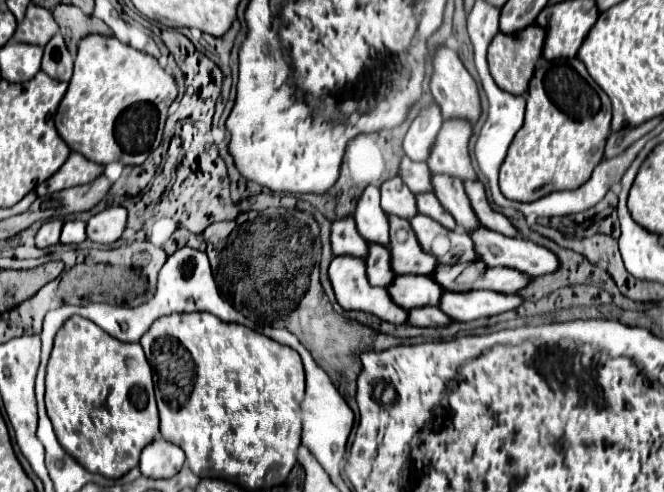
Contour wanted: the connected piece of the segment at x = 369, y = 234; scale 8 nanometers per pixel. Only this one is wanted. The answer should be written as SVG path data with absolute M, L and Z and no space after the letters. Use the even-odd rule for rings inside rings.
M367 186L361 196L361 202L357 202L355 222L359 234L367 242L389 246L389 214L381 208L379 198L379 188Z

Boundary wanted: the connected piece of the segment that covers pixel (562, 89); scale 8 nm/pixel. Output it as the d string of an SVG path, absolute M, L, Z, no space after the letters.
M579 58L541 60L529 84L525 124L515 134L499 172L501 192L517 202L533 202L555 190L573 190L585 184L591 176L591 170L603 160L605 142L611 134L611 114L613 108L609 96L589 76L585 64Z

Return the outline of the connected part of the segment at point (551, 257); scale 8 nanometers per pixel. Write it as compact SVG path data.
M481 228L471 234L481 250L481 260L487 266L503 266L521 270L529 276L555 274L561 268L559 258L545 246L537 246L529 238L509 238L493 230Z

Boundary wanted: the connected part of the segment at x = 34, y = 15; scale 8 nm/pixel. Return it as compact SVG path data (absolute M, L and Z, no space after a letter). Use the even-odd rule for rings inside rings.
M31 4L27 8L25 20L17 26L17 32L13 34L13 42L45 46L57 34L57 30L59 30L59 26L57 26L55 18L51 16L51 12L37 4Z

